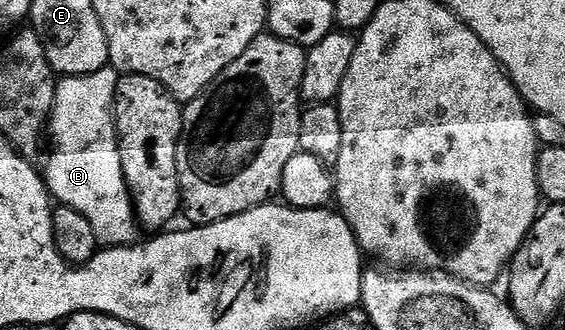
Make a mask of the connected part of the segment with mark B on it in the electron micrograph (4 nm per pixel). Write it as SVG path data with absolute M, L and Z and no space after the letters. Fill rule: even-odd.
M111 66L99 69L99 73L90 75L66 75L58 78L55 89L55 105L47 128L48 142L53 142L53 152L49 155L49 164L43 167L43 178L50 196L60 206L75 209L91 221L95 237L102 248L128 247L138 242L139 224L133 209L133 198L129 196L129 187L123 177L123 165L119 157L119 140L115 122L115 104L117 102L117 81L119 72Z

